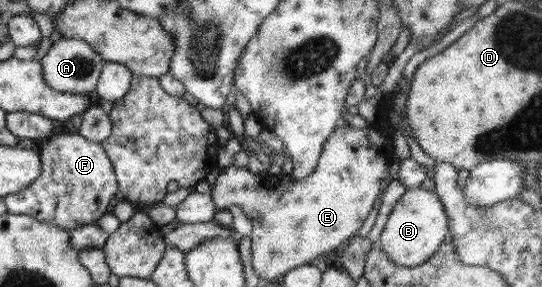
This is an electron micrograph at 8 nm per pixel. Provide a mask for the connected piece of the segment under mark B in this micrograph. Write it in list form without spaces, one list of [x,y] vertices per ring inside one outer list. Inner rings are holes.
[[[417,187],[407,189],[399,202],[393,206],[381,232],[381,242],[378,246],[393,262],[404,267],[415,267],[427,262],[443,241],[450,237],[449,215],[440,197],[434,190]]]

